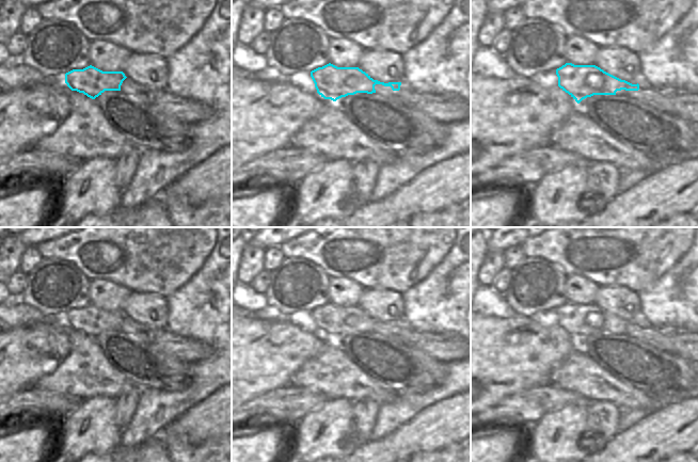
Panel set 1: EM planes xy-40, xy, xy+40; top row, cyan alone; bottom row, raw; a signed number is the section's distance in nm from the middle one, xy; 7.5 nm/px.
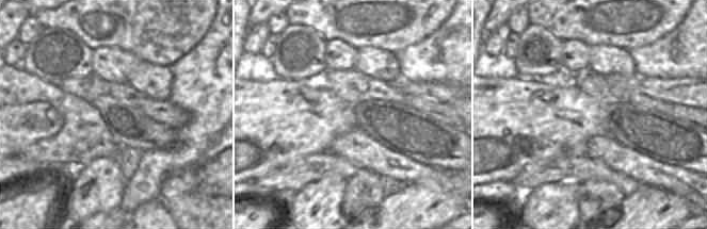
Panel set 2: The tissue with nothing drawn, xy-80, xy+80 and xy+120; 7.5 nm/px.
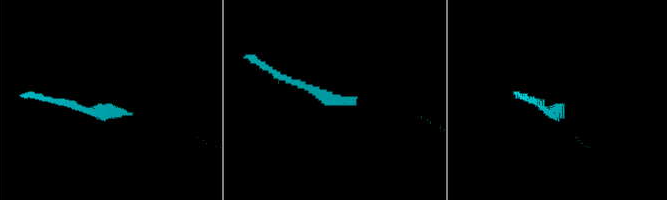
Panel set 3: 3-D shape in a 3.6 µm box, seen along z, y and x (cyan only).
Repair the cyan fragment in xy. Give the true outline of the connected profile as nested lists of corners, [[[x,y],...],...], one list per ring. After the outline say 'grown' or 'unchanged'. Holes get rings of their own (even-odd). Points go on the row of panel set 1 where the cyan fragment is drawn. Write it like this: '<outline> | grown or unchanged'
[[[331,63],[312,70],[311,77],[317,93],[333,101],[356,93],[376,93],[376,84],[391,86],[393,91],[399,91],[401,85],[401,82],[384,83],[374,80],[359,67],[337,67]]] | unchanged

